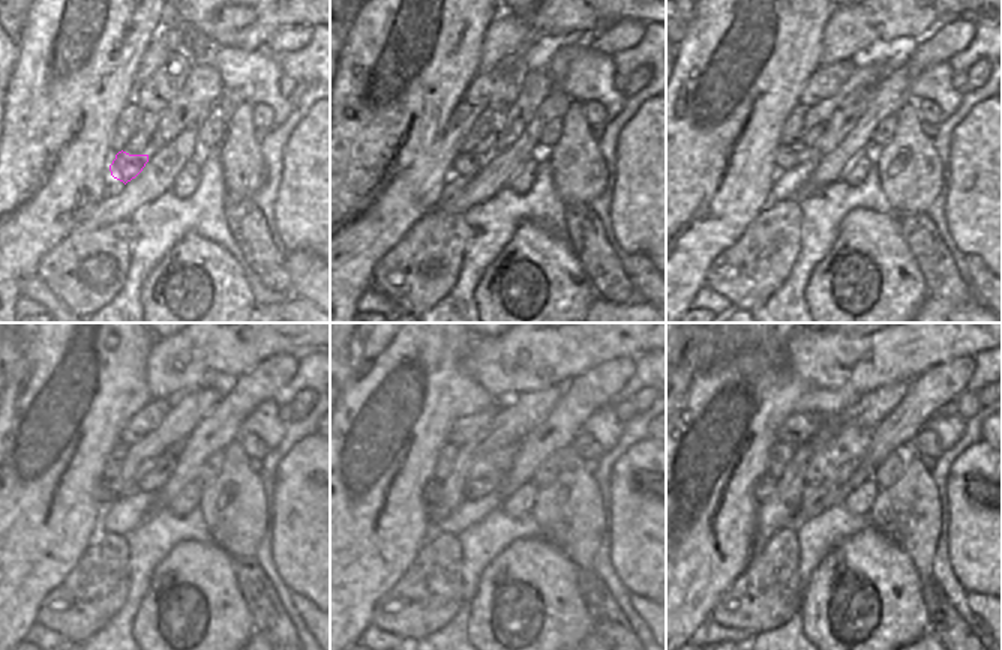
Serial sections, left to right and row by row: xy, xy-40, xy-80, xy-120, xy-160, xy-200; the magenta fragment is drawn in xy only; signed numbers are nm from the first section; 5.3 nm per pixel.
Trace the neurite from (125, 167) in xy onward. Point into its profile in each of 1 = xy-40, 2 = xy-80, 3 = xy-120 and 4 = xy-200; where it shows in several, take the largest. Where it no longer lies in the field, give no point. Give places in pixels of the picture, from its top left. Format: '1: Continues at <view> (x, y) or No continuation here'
1: Continues at xy-40 (465, 164)
2: Continues at xy-80 (786, 156)
3: Continues at xy-120 (114, 490)
4: Continues at xy-200 (765, 485)

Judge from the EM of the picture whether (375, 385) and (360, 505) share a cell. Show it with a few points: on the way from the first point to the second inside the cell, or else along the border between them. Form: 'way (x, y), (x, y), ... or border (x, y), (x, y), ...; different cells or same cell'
way (428, 365), (417, 437), (390, 499); same cell

